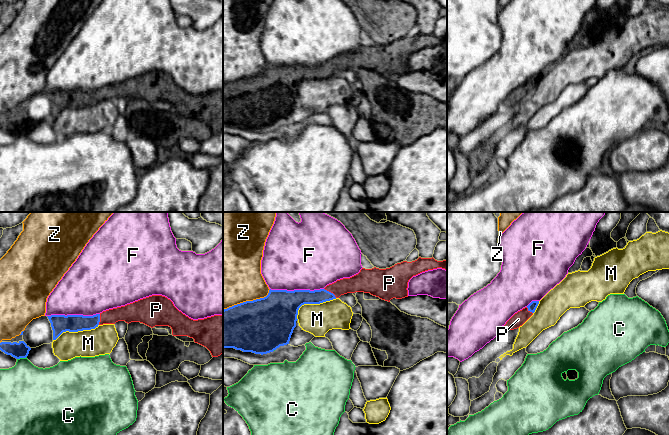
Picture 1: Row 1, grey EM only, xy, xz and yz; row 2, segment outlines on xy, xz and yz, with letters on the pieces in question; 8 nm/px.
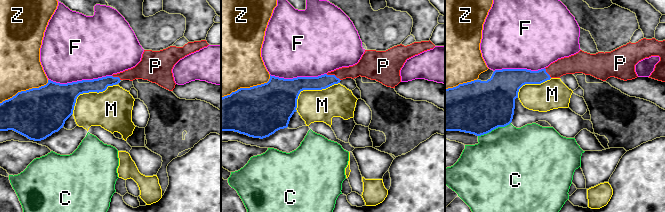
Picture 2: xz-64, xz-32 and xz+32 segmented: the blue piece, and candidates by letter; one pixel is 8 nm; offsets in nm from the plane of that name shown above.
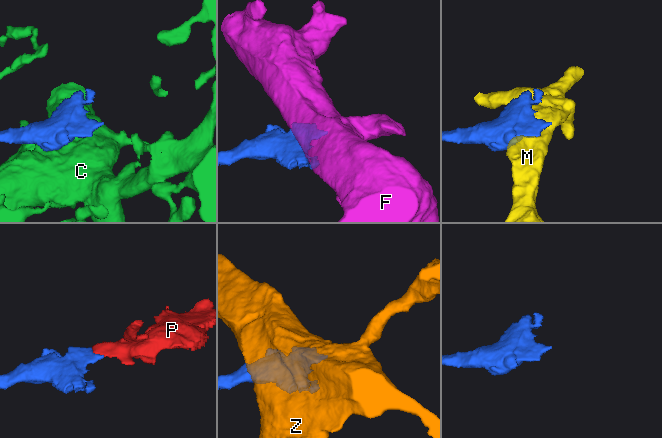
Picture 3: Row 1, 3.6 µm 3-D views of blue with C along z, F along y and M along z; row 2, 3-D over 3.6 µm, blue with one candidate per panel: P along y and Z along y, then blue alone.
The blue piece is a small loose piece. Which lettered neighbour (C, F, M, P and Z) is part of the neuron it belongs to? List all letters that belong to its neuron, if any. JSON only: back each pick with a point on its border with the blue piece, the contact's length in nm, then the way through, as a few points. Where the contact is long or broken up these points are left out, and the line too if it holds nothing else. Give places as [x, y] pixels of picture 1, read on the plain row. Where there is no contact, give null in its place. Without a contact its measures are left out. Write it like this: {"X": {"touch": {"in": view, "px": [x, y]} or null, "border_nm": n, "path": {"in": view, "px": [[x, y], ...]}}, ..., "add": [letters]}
{"P": {"touch": {"in": "xz", "px": [330, 68]}, "border_nm": 130, "path": {"in": "xz", "px": [[300, 73], [316, 73], [330, 68], [345, 61], [358, 59]]}}, "add": ["P"]}

